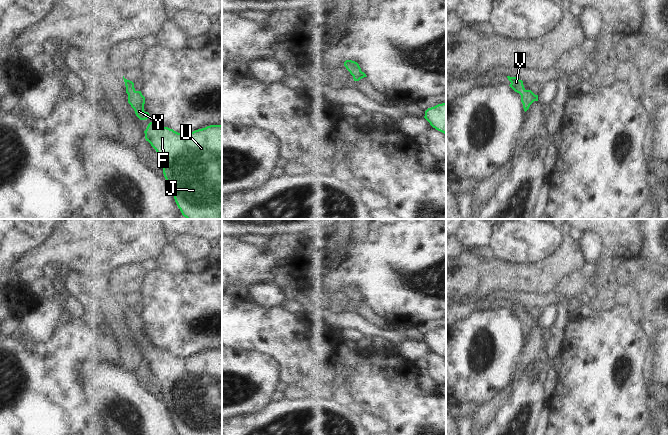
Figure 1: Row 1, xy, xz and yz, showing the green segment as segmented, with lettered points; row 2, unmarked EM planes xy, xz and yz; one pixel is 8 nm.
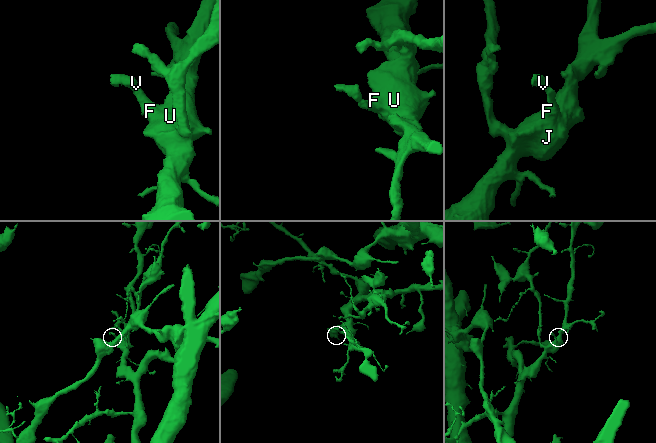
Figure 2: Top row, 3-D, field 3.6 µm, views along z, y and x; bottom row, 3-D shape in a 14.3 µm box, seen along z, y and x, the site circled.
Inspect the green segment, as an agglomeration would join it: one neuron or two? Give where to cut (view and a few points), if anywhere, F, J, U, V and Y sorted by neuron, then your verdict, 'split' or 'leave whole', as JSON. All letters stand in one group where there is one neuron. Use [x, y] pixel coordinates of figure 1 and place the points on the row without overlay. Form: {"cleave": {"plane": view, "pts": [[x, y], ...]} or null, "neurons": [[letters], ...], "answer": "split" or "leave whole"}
{"cleave": null, "neurons": [["F", "J", "U", "V", "Y"]], "answer": "leave whole"}

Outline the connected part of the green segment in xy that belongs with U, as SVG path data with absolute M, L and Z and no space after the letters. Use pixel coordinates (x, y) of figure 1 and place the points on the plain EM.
M150 346L144 357L159 380L164 401L180 435L222 435L222 349L181 358Z

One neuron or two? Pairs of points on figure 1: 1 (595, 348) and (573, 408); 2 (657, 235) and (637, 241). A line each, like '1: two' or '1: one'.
1: one
2: two

